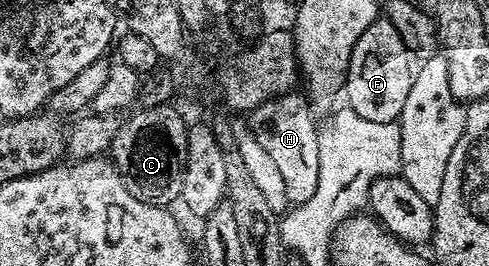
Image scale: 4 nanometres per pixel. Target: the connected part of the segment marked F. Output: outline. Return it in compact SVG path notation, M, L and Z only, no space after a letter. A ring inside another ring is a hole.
M380 17L360 33L360 41L356 41L352 49L350 68L346 71L345 102L360 113L360 117L368 117L368 121L395 122L401 116L404 101L408 101L412 89L415 68L410 67L410 62L412 56L404 41L400 41L400 33L392 29L385 17Z

